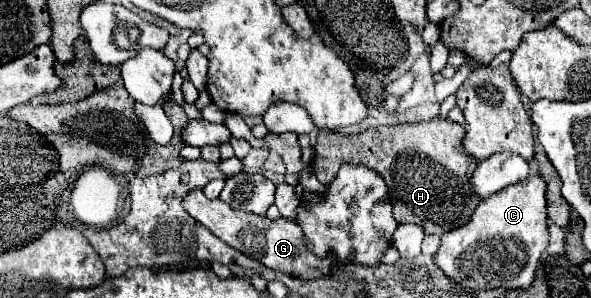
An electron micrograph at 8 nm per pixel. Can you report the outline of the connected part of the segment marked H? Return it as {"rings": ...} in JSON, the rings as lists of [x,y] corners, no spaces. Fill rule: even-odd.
{"rings":[[[433,119],[427,123],[411,123],[411,125],[397,125],[397,127],[375,127],[357,135],[343,135],[337,131],[319,131],[317,143],[313,147],[315,157],[311,163],[311,173],[319,179],[321,185],[329,185],[335,179],[341,165],[345,163],[367,165],[369,169],[379,173],[383,181],[387,183],[387,193],[389,193],[389,201],[393,205],[397,223],[415,223],[423,227],[425,233],[443,235],[451,229],[465,225],[473,209],[481,201],[481,197],[471,187],[471,173],[477,169],[477,161],[465,153],[463,137],[465,137],[465,127],[449,119]]]}

